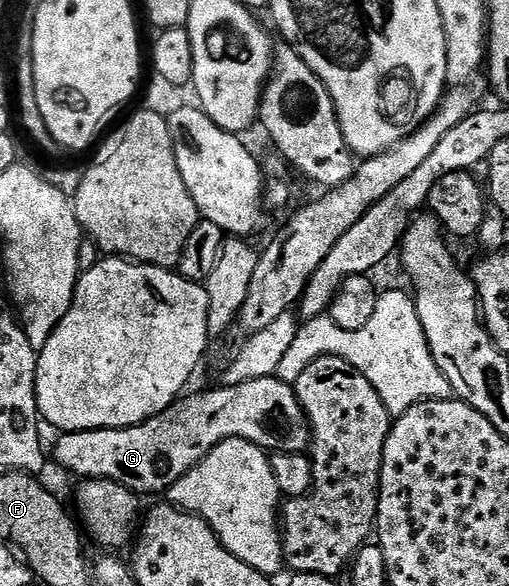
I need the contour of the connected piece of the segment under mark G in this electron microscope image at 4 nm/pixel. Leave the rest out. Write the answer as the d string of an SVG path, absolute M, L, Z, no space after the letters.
M259 375L247 378L237 385L226 386L230 387L202 391L199 395L187 394L179 398L173 407L169 407L161 415L135 427L68 431L59 434L58 440L54 443L54 455L52 451L53 462L55 459L64 470L79 475L77 477L79 480L107 479L127 487L139 497L145 497L145 495L154 495L157 491L169 492L170 486L180 481L184 473L188 473L212 449L216 449L216 445L229 439L243 439L261 447L267 453L305 452L309 448L312 438L310 422L291 384L285 383L274 375Z

